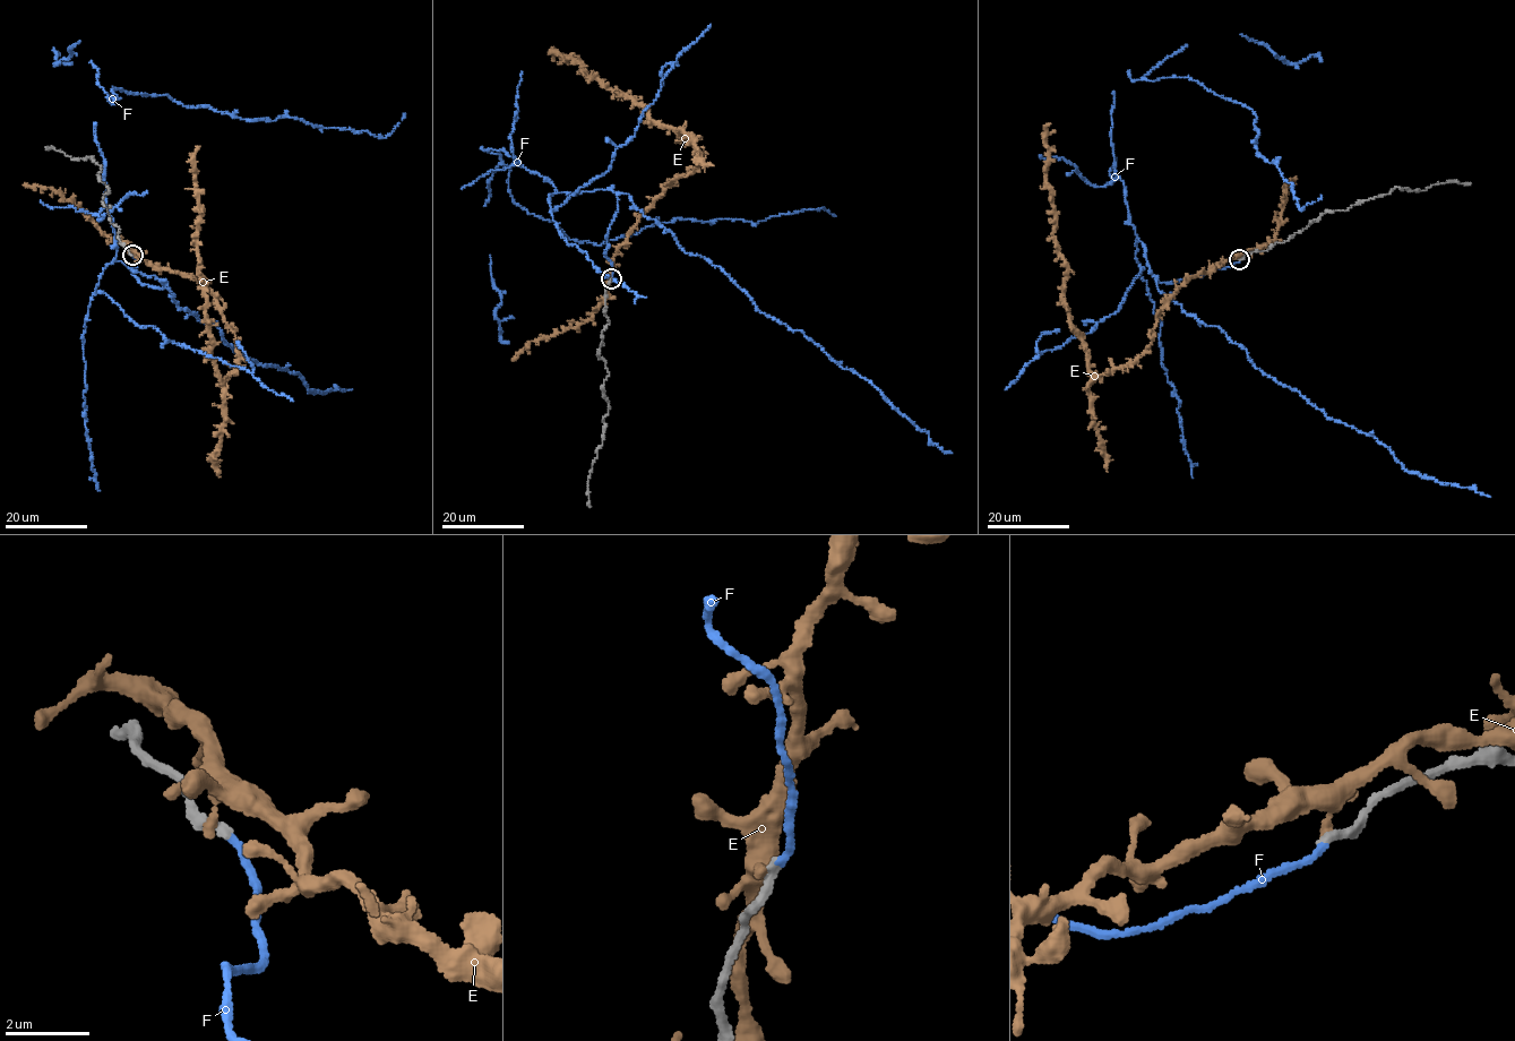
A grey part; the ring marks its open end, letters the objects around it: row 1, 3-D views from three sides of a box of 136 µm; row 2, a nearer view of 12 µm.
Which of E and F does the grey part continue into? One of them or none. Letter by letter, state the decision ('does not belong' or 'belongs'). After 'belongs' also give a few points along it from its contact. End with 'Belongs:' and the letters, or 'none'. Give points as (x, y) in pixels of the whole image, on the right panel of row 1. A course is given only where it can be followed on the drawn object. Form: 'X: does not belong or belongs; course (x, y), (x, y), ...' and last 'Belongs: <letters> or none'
E: does not belong
F: belongs
Belongs: F

